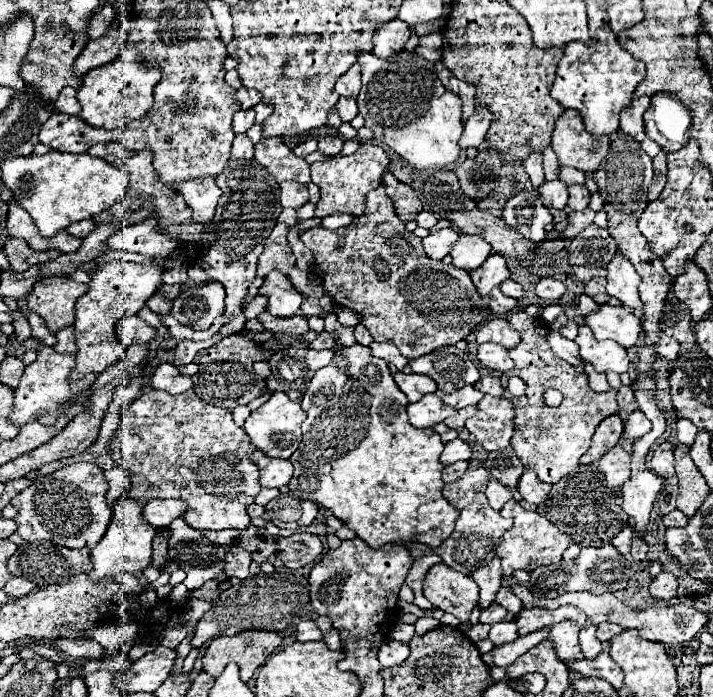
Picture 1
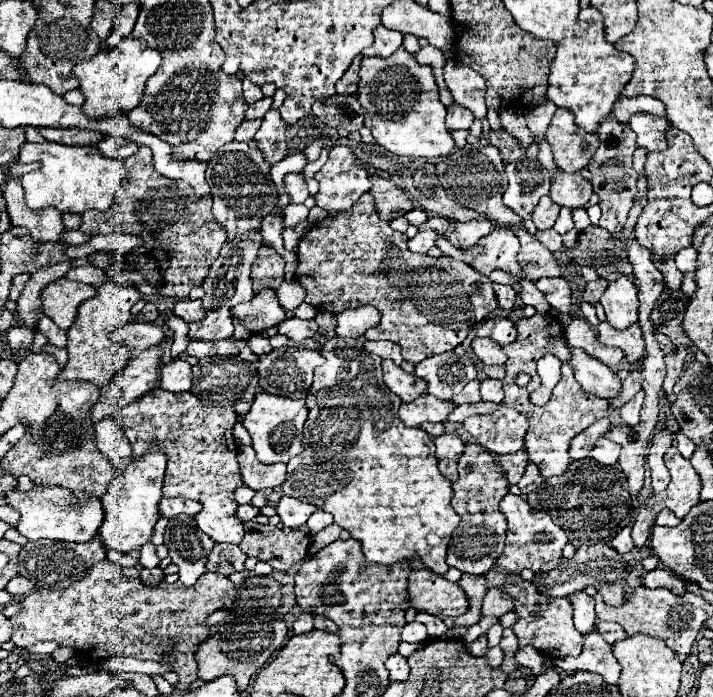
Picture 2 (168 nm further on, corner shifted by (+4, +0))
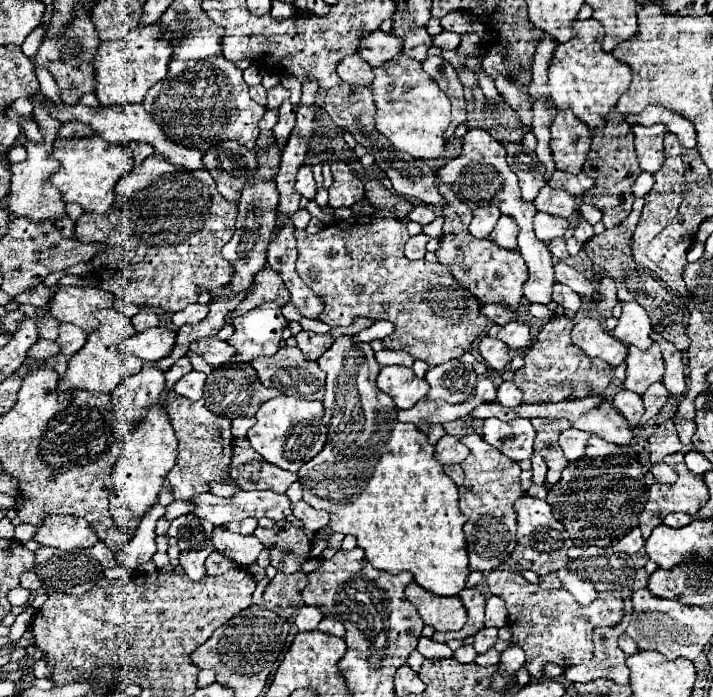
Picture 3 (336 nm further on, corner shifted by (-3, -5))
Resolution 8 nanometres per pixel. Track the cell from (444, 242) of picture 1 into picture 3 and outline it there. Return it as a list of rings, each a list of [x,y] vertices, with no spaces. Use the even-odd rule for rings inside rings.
[[[418,233],[418,235],[410,237],[406,241],[406,245],[404,245],[404,255],[408,259],[422,259],[426,255],[426,243],[428,243],[428,239],[430,237],[424,235],[424,233]]]

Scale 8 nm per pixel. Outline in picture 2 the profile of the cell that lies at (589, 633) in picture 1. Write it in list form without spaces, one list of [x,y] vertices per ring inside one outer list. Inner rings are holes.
[[[575,592],[573,596],[569,596],[569,600],[573,602],[573,610],[575,610],[575,628],[585,636],[593,630],[597,618],[595,618],[595,600],[593,596],[587,596],[585,592]]]

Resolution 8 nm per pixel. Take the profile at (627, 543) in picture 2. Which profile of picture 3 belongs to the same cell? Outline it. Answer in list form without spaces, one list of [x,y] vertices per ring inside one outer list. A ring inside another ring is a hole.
[[[638,527],[632,529],[626,537],[622,537],[616,543],[616,549],[618,551],[624,551],[624,553],[638,553],[642,547],[644,547],[644,539],[642,539],[642,533],[640,533]]]

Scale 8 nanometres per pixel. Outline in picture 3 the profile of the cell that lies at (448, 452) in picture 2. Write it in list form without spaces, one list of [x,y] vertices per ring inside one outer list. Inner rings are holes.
[[[444,435],[436,447],[434,447],[434,457],[440,463],[460,463],[462,459],[468,457],[468,447],[460,443],[460,439],[452,437],[452,435]]]

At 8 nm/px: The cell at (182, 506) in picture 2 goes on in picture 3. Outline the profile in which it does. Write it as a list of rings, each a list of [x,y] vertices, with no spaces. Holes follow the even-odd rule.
[[[238,491],[234,497],[216,497],[212,493],[200,493],[194,497],[194,501],[194,515],[210,521],[216,527],[246,517],[268,517],[280,521],[292,515],[290,499],[274,491]]]

